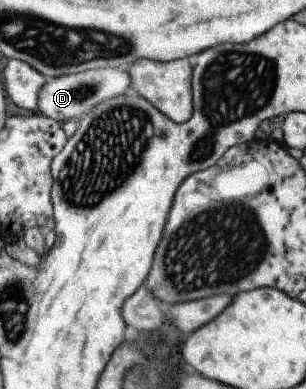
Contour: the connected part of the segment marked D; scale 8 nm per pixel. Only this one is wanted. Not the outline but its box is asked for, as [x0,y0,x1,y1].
[37,68,129,124]

